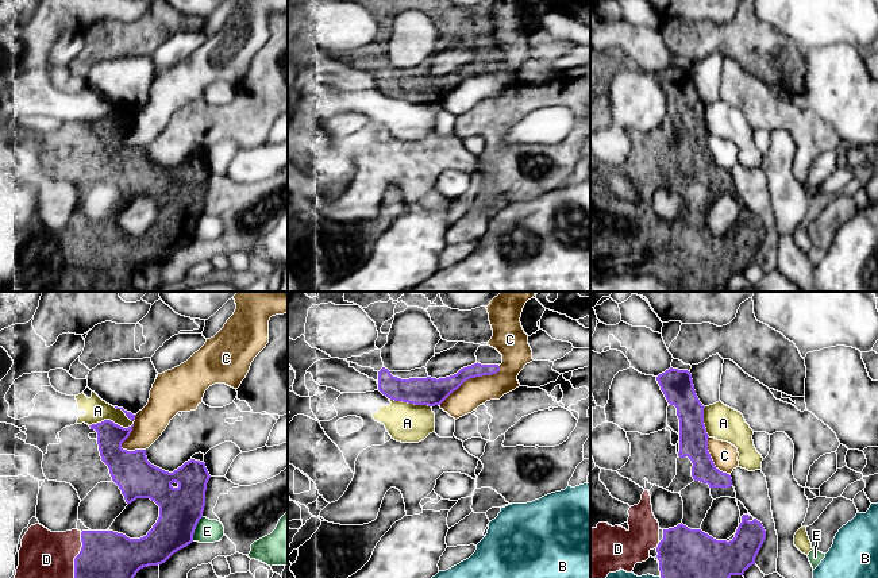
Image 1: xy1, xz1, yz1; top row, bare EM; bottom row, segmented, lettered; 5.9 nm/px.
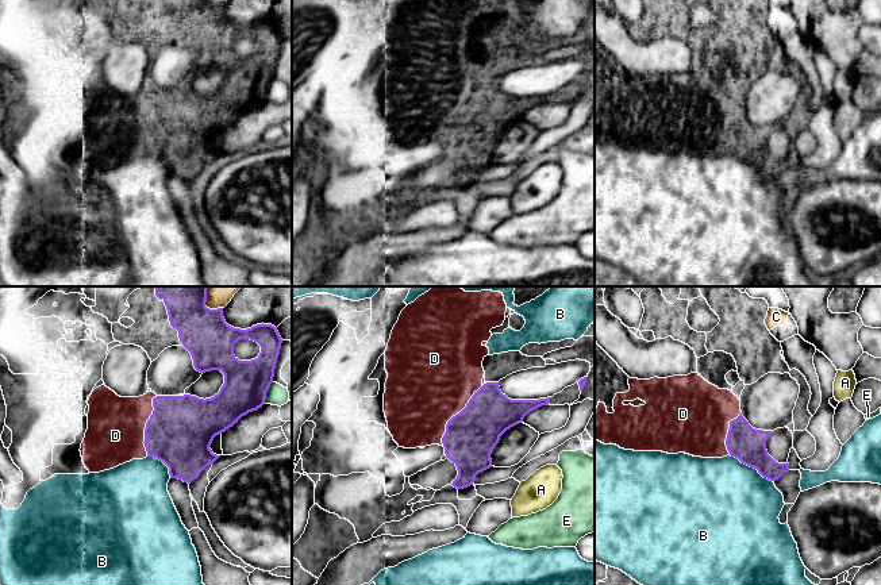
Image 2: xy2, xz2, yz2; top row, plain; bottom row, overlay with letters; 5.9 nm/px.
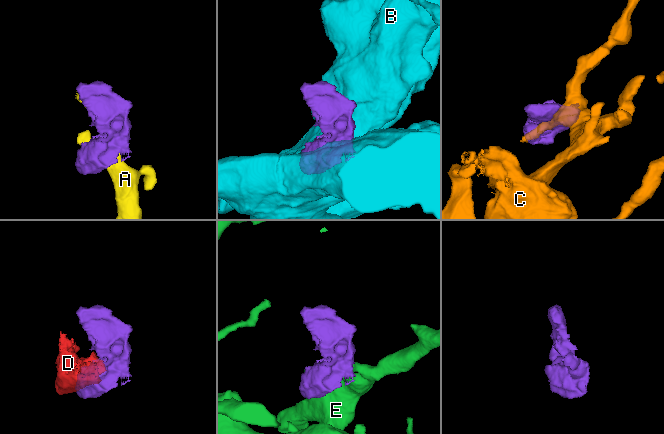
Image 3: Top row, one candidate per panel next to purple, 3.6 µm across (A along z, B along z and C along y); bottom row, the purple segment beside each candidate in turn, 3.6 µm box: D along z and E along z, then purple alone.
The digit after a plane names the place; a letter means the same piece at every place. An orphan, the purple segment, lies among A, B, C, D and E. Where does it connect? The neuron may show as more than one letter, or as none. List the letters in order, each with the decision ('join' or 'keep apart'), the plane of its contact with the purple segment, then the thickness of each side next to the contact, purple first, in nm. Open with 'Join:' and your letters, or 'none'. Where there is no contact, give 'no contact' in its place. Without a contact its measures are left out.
Join: D
A: keep apart | xy1 | 160/140 nm
B: keep apart | yz2 | 200/480 nm
C: keep apart | xz1 | 170/170 nm
D: join | xz2 | 300/500 nm
E: keep apart | xy1 | 260/140 nm

